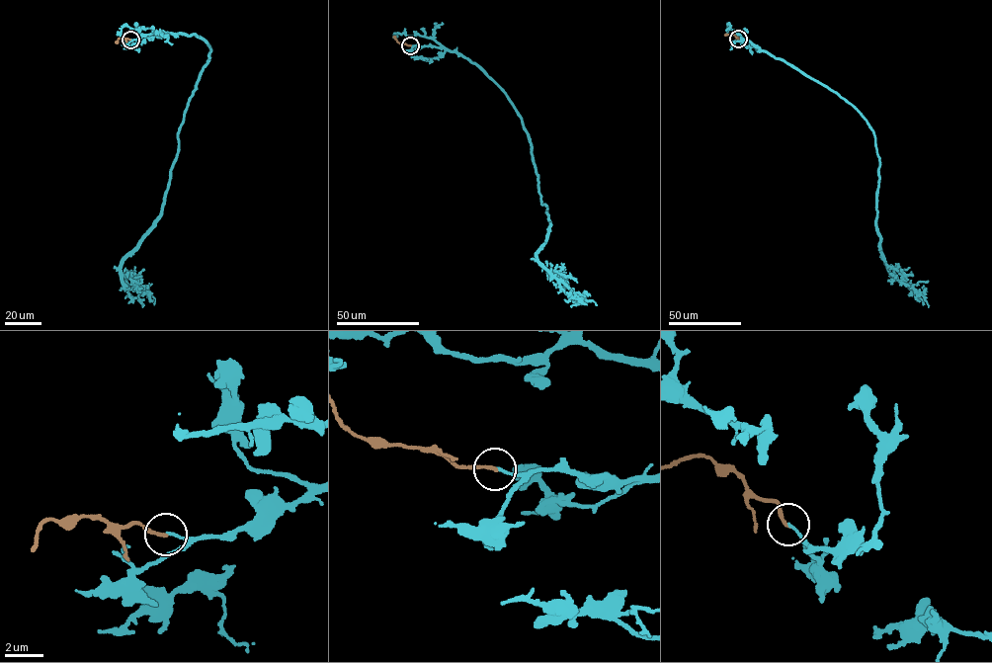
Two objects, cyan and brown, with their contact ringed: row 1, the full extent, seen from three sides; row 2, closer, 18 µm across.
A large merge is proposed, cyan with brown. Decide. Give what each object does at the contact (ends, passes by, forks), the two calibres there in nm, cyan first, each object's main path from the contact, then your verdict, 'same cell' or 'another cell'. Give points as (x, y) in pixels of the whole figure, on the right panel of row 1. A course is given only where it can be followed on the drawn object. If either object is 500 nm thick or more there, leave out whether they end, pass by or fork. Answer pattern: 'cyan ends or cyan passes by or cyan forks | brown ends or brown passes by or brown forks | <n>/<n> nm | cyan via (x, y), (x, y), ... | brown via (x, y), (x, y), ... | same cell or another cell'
cyan ends | brown ends | 120/180 nm | cyan via (739, 39), (827, 86), (866, 121), (874, 135), (879, 163), (878, 246), (888, 272), (925, 297), (928, 307) | brown via (739, 39), (731, 33), (724, 35) | another cell

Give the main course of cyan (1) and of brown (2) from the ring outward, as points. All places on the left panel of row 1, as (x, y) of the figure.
1: (130, 39), (193, 34), (210, 49), (179, 128), (161, 216), (122, 265), (124, 286), (150, 294), (154, 304)
2: (130, 39), (119, 38), (116, 42)

